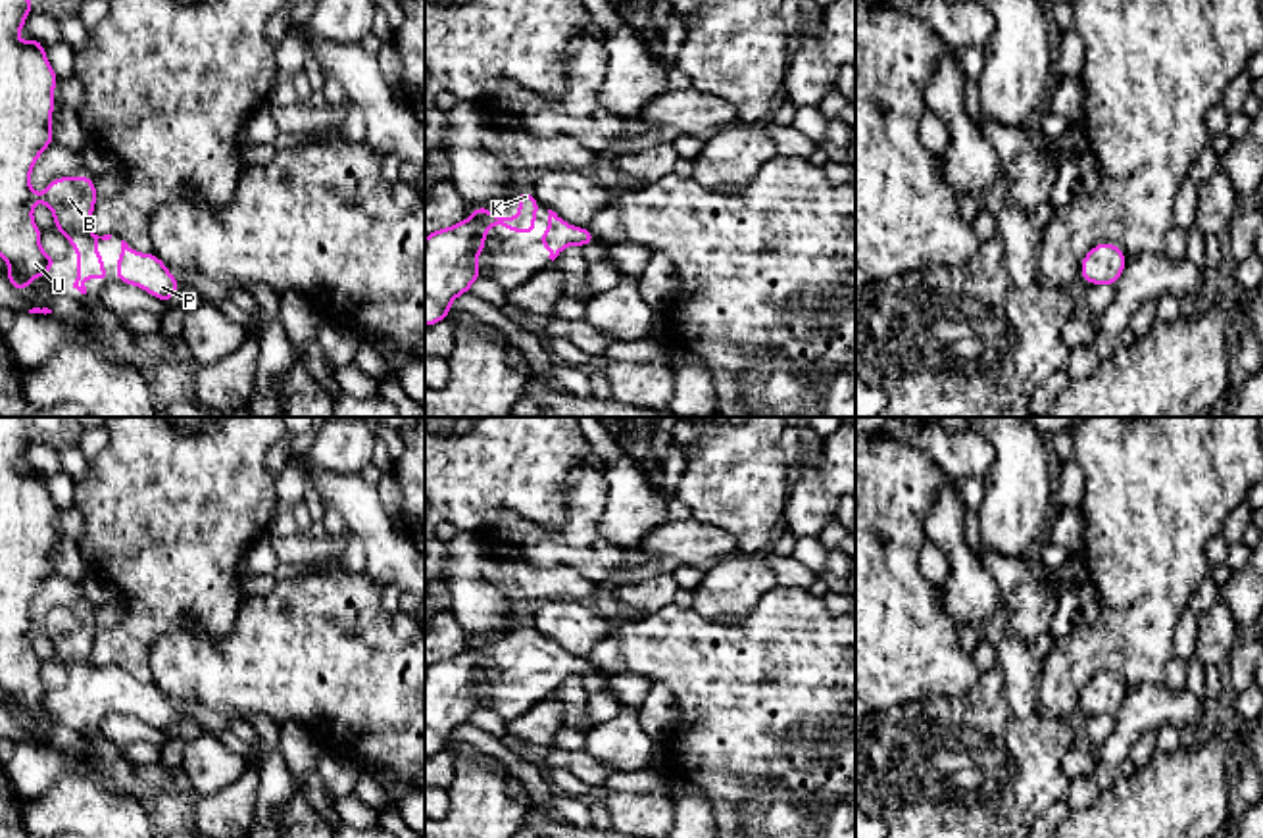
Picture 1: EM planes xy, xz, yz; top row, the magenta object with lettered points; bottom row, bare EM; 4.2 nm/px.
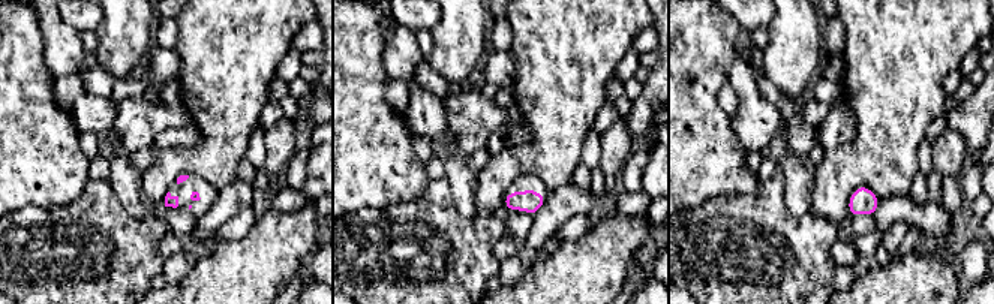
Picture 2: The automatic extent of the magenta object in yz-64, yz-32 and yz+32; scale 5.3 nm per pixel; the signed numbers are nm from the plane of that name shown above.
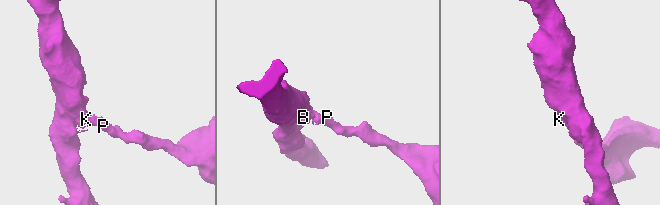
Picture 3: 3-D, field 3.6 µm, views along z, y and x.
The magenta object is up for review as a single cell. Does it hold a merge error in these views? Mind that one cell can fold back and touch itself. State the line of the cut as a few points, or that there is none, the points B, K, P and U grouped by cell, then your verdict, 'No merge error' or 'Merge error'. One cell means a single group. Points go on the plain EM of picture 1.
No split. Groups: B K P U. No merge error

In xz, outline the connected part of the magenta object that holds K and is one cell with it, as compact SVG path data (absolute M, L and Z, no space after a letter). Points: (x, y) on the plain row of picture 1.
M529 621L517 627L515 650L494 646L486 636L471 640L471 648L448 659L434 659L425 669L425 757L436 755L450 746L452 732L469 723L483 705L477 688L488 682L486 661L502 655L509 663L534 663L538 634Z

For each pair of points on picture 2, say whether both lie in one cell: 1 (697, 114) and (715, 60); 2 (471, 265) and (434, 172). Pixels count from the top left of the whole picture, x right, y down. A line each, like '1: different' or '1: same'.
1: same
2: different

